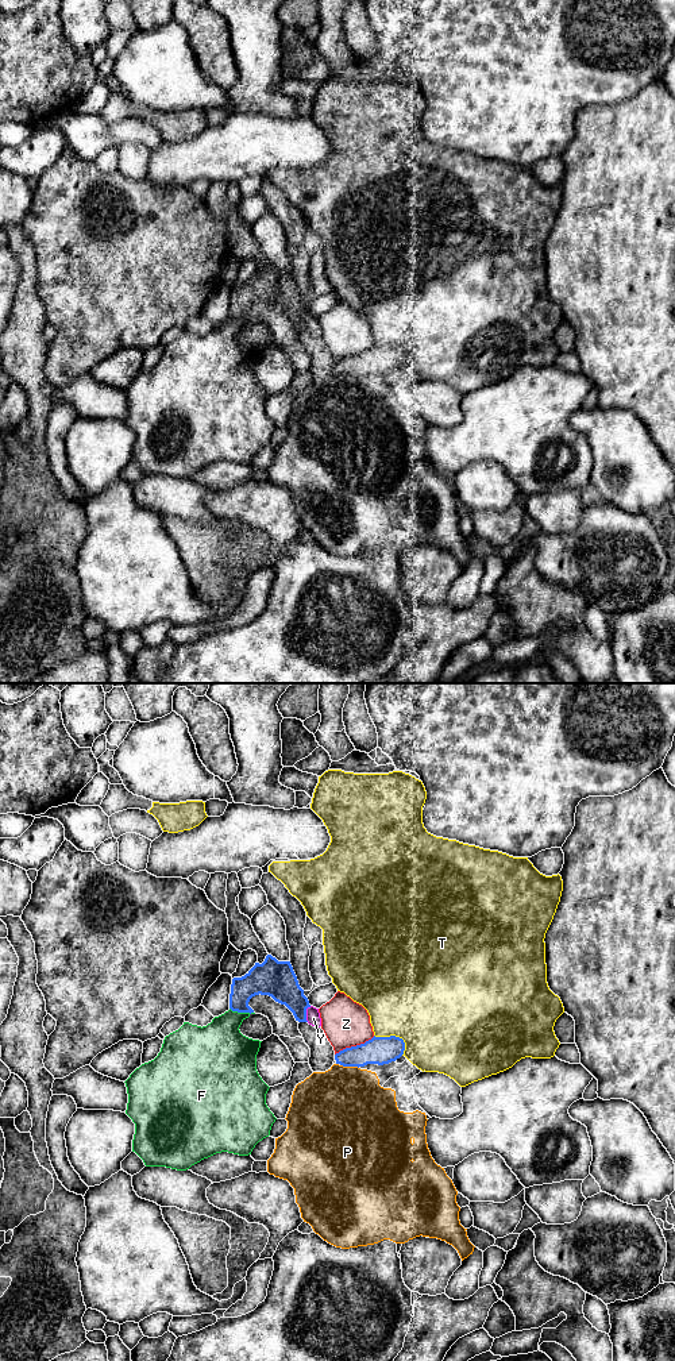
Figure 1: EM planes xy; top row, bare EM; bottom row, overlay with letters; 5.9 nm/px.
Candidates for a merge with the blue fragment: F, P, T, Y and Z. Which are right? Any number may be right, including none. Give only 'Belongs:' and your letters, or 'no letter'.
Belongs: no letter

